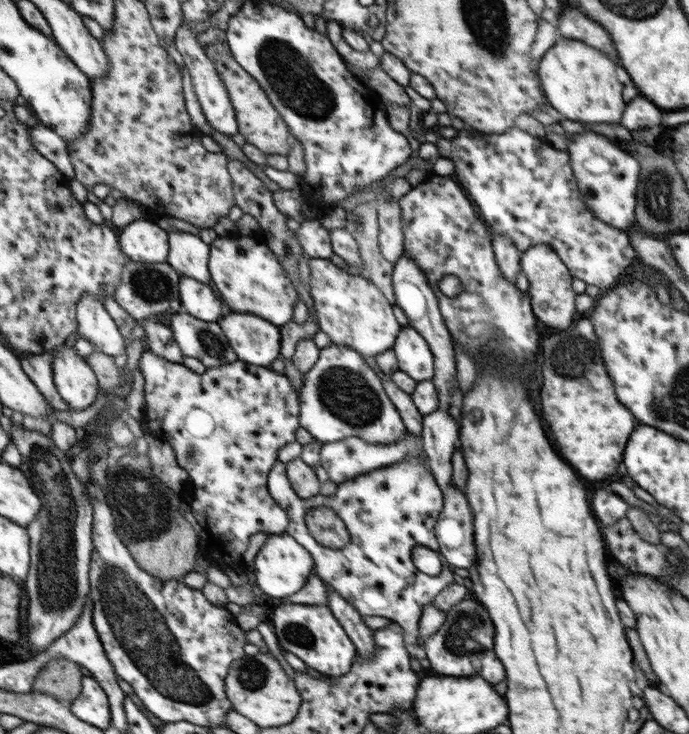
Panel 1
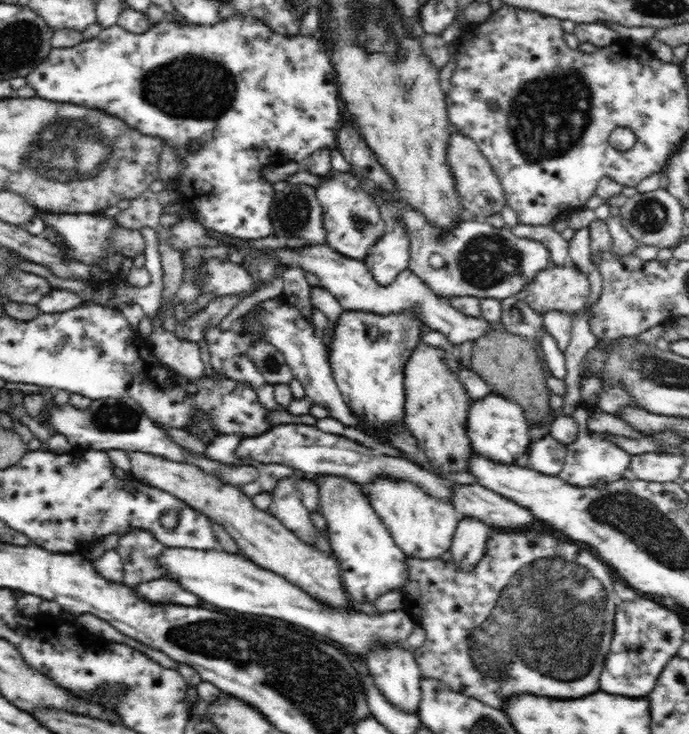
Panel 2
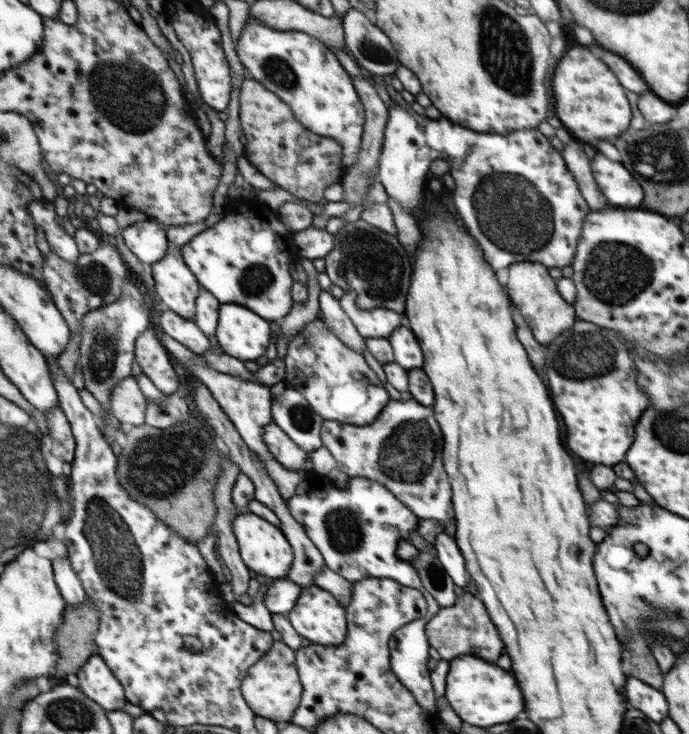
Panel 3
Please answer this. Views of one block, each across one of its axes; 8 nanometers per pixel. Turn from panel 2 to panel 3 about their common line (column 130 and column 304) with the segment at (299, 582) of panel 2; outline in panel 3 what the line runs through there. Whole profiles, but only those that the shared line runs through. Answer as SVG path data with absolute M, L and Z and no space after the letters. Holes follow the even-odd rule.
M271 422L265 426L265 431L263 434L264 442L266 446L269 446L270 452L274 455L274 458L284 465L284 468L288 470L300 472L300 470L305 470L308 472L308 468L303 468L305 462L309 458L309 453L302 450L276 423Z

